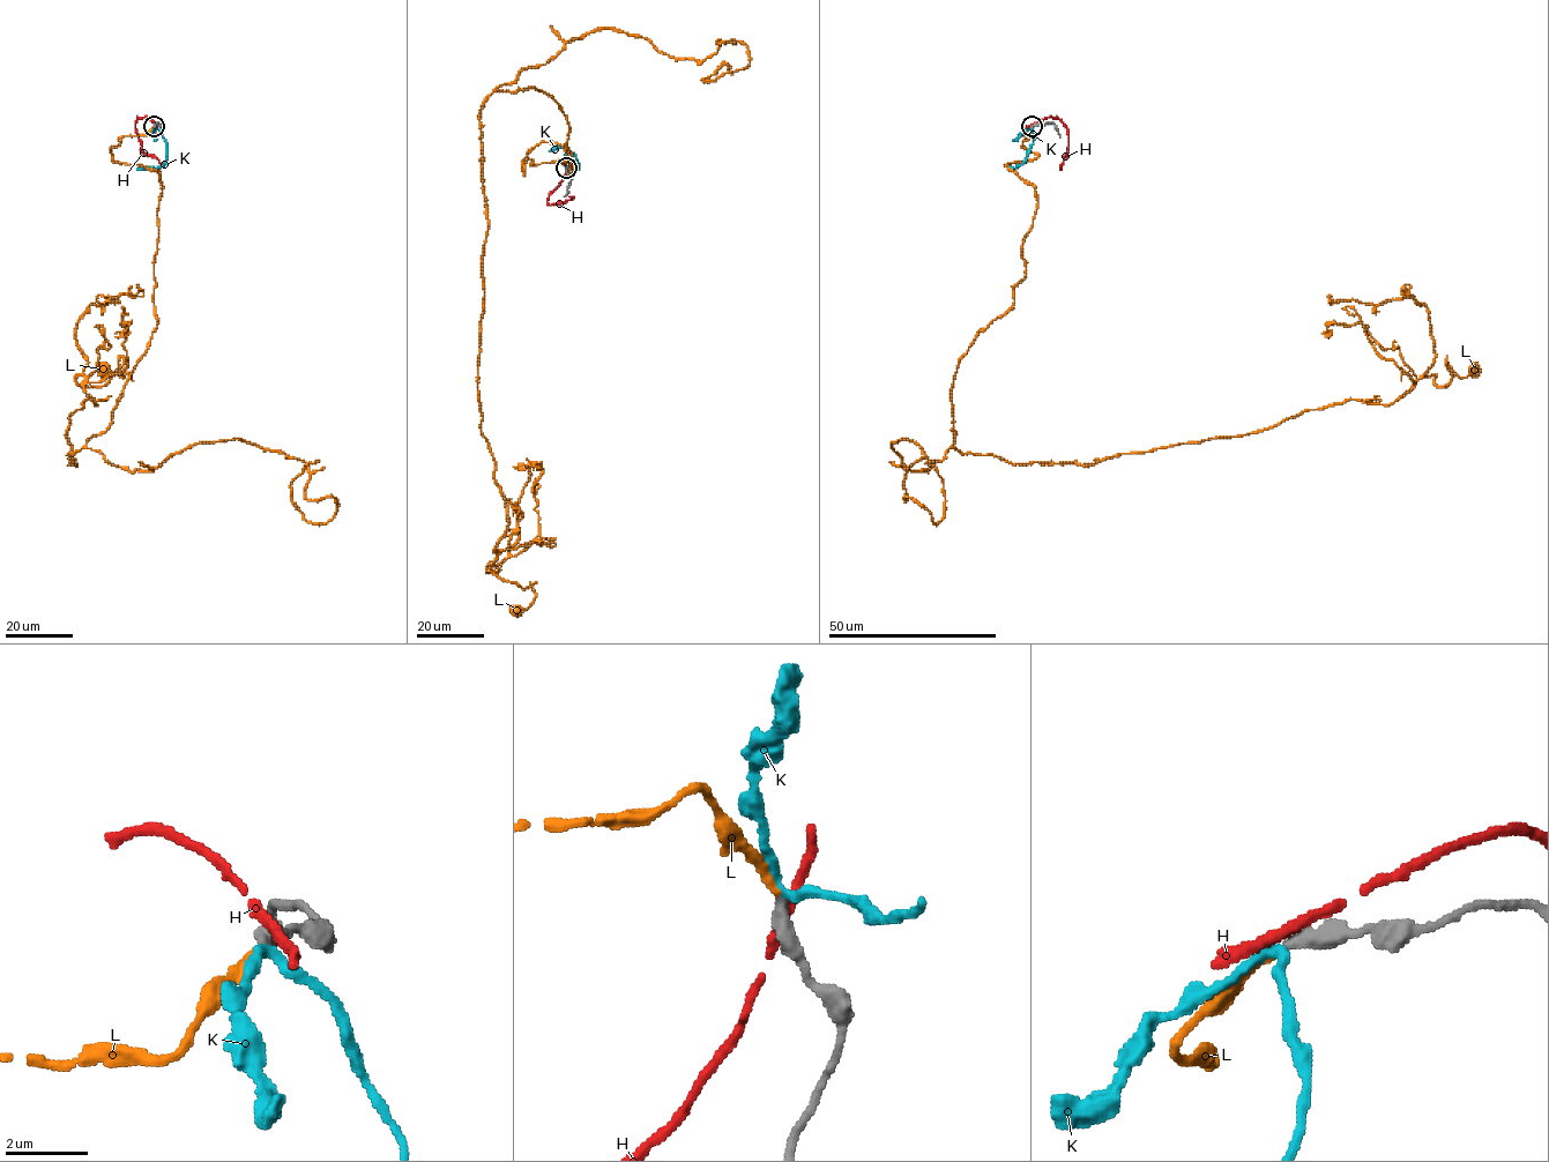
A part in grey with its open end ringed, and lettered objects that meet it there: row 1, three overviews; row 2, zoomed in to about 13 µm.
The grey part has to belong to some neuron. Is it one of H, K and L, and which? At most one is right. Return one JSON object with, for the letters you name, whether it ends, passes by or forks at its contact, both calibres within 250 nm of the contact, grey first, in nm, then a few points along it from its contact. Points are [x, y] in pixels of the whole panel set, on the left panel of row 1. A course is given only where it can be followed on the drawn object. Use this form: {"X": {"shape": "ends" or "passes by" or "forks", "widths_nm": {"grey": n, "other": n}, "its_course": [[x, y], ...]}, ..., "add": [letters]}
{"L": {"shape": "ends", "widths_nm": {"grey": 360, "other": 220}, "its_course": [[154, 126], [111, 155], [159, 173], [156, 327], [71, 463], [75, 378], [103, 371]]}, "add": ["L"]}

